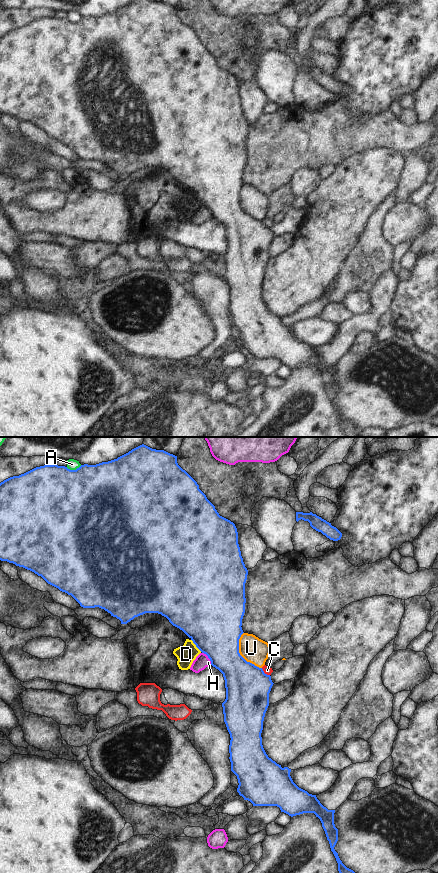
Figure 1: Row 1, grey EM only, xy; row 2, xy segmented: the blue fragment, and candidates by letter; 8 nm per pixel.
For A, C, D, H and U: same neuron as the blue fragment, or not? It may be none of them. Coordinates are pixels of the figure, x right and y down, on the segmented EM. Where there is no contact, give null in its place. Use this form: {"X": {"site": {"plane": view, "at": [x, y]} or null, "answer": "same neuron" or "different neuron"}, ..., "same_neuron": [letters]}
{"A": {"site": {"plane": "xy", "at": [73, 470]}, "answer": "different neuron"}, "C": {"site": {"plane": "xy", "at": [264, 673]}, "answer": "different neuron"}, "D": {"site": {"plane": "xy", "at": [195, 644]}, "answer": "different neuron"}, "H": {"site": {"plane": "xy", "at": [208, 657]}, "answer": "different neuron"}, "U": {"site": {"plane": "xy", "at": [239, 654]}, "answer": "different neuron"}, "same_neuron": []}

